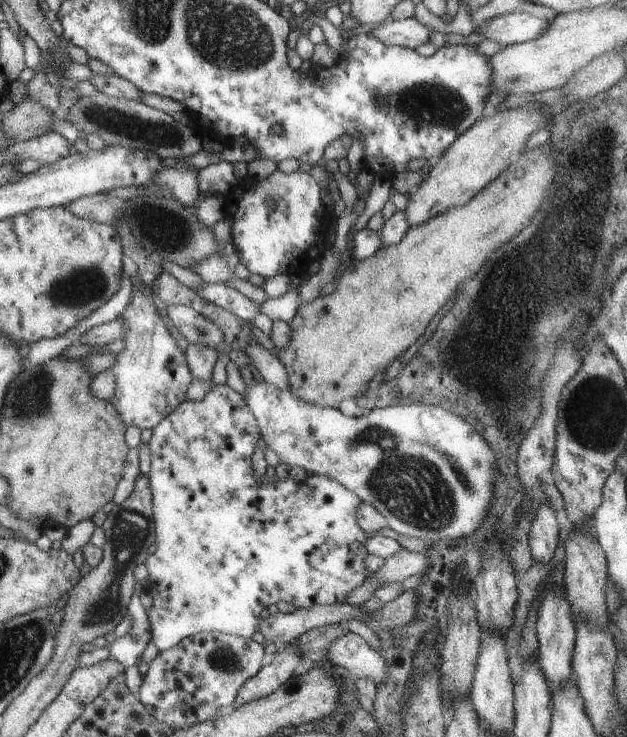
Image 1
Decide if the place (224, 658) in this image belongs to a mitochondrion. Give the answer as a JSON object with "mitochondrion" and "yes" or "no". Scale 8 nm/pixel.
{"mitochondrion":"yes"}

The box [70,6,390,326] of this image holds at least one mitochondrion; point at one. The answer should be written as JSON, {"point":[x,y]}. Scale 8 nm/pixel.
{"point":[132,126]}

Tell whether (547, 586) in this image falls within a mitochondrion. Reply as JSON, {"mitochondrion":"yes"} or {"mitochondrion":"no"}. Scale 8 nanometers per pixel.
{"mitochondrion":"no"}

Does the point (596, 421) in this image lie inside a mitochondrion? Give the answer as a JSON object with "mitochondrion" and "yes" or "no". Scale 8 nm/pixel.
{"mitochondrion":"yes"}

